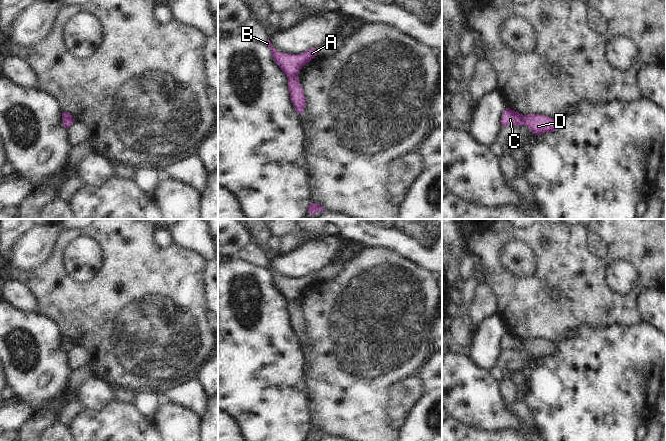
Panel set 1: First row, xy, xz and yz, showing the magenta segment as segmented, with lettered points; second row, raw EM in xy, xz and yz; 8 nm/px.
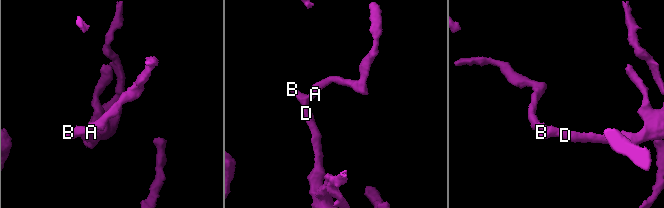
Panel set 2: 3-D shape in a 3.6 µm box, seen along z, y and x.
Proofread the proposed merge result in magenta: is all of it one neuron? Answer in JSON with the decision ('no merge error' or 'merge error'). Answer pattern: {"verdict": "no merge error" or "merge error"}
{"verdict": "no merge error"}

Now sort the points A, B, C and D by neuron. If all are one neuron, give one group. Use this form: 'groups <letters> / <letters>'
groups A B C D

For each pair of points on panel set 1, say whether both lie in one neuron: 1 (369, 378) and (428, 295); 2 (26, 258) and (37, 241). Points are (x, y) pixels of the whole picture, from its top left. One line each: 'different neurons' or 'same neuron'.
1: same neuron
2: same neuron

